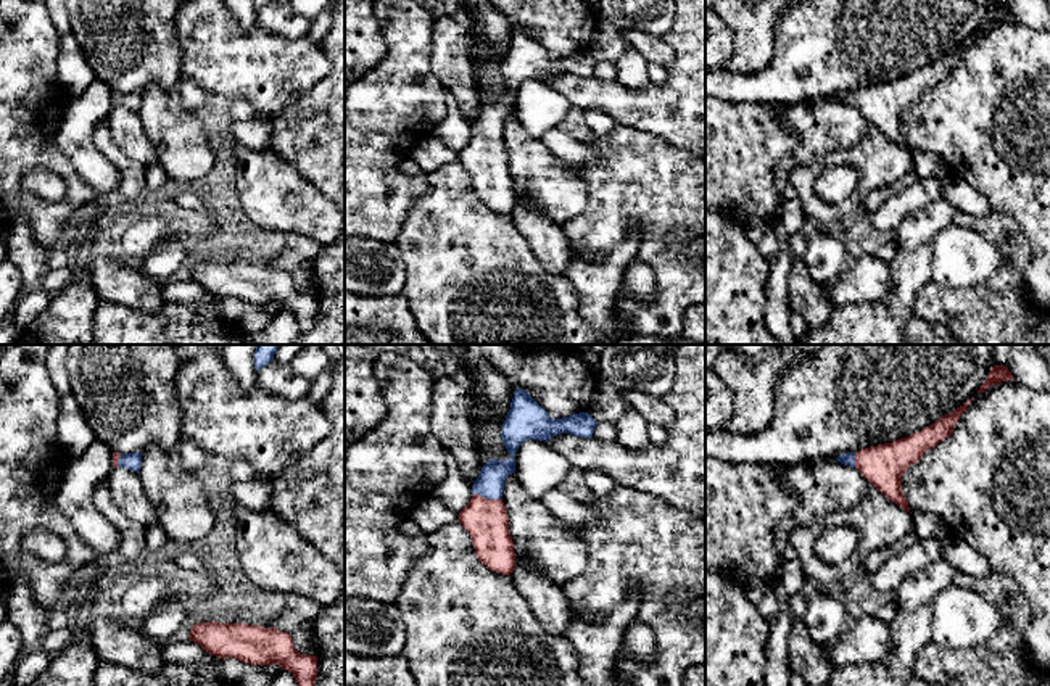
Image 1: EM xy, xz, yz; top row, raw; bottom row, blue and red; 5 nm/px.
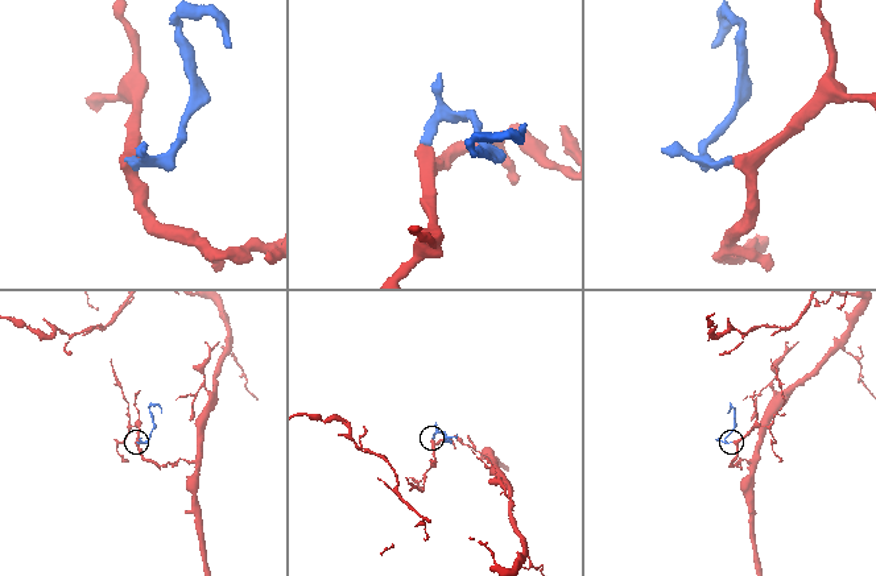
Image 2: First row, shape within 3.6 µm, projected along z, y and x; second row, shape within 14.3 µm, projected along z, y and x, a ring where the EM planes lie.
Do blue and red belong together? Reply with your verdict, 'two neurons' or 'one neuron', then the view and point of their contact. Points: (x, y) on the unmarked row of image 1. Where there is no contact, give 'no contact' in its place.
one neuron; contact xz (488, 137)

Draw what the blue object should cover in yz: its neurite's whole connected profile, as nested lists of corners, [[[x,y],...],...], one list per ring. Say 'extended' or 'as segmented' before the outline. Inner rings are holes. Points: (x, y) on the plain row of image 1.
extended | [[[973,37],[952,53],[942,55],[932,64],[912,72],[908,77],[870,85],[858,92],[845,92],[836,98],[844,105],[857,106],[887,138],[910,151],[908,140],[902,132],[903,113],[910,105],[916,103],[928,89],[937,85],[953,72],[955,63],[960,60],[961,53],[966,52],[971,40]]]

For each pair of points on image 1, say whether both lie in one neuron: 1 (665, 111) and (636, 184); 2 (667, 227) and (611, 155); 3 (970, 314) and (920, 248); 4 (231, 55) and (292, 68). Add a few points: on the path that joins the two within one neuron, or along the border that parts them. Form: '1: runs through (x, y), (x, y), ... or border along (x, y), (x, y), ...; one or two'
1: border along (620, 123), (656, 134), (688, 152); two
2: runs through (665, 210), (628, 173); one
3: border along (933, 281), (918, 292), (913, 311); two
4: runs through (245, 63), (277, 68); one

